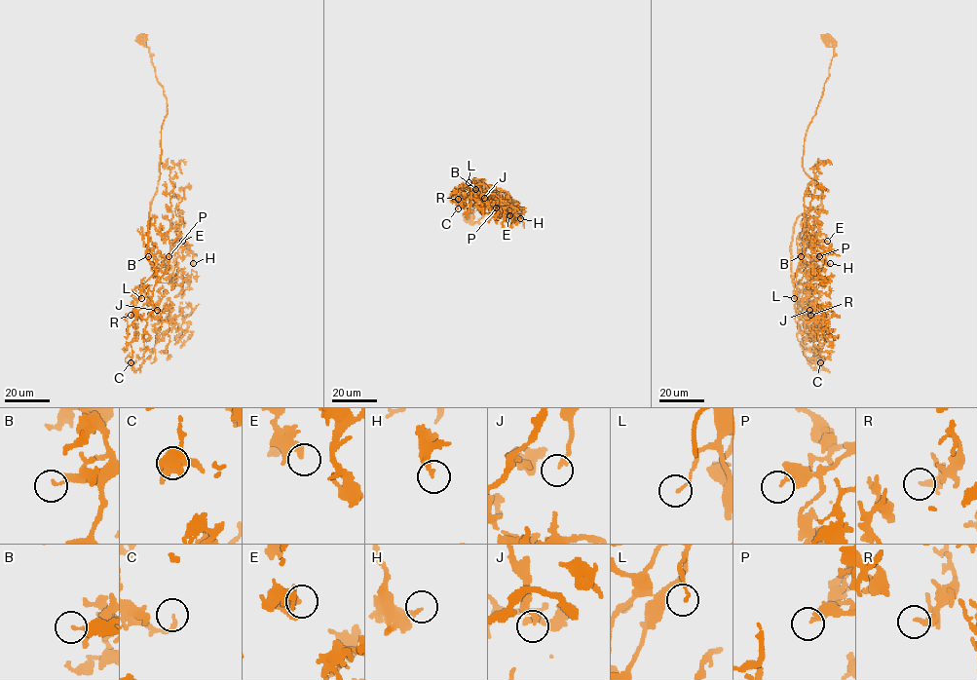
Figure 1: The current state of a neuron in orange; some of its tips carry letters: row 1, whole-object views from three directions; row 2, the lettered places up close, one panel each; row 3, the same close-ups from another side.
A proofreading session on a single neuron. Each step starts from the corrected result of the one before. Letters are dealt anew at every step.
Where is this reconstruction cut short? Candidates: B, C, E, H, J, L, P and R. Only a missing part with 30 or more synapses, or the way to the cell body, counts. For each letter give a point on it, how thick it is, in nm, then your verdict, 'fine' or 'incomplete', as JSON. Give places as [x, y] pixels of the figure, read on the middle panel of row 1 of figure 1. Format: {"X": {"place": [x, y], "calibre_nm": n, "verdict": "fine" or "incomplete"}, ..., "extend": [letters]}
{"B": {"place": [475, 189], "calibre_nm": 110, "verdict": "fine"}, "C": {"place": [458, 208], "calibre_nm": 190, "verdict": "fine"}, "E": {"place": [509, 215], "calibre_nm": 240, "verdict": "fine"}, "H": {"place": [520, 218], "calibre_nm": 280, "verdict": "fine"}, "J": {"place": [484, 198], "calibre_nm": 120, "verdict": "fine"}, "L": {"place": [469, 182], "calibre_nm": 100, "verdict": "fine"}, "P": {"place": [496, 207], "calibre_nm": 200, "verdict": "fine"}, "R": {"place": [458, 199], "calibre_nm": 320, "verdict": "fine"}, "extend": []}

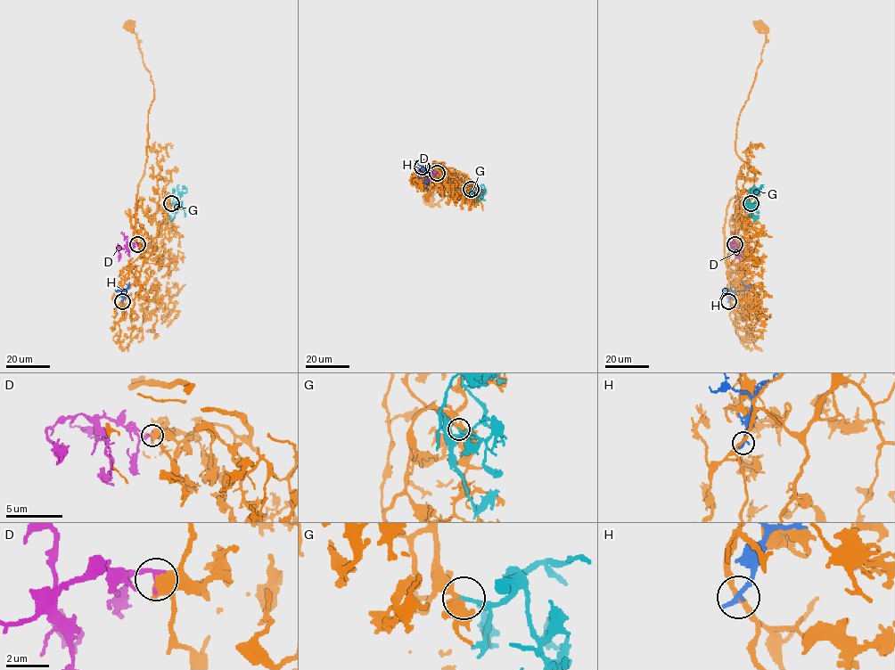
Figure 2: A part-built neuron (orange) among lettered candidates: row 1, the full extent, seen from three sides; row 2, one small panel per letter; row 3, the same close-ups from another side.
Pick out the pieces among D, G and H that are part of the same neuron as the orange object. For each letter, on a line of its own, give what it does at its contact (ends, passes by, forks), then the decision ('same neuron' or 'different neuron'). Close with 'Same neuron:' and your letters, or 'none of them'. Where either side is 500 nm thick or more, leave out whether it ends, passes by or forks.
D: same neuron
G: it ends there; same neuron
H: it ends there; different neuron
Same neuron: D, G

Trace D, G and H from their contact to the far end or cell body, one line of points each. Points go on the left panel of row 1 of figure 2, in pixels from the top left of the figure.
D: (137, 244), (129, 244), (124, 249), (118, 247), (119, 261)
G: (171, 203), (176, 204), (186, 190), (183, 187), (185, 186)
H: (122, 301), (127, 284)

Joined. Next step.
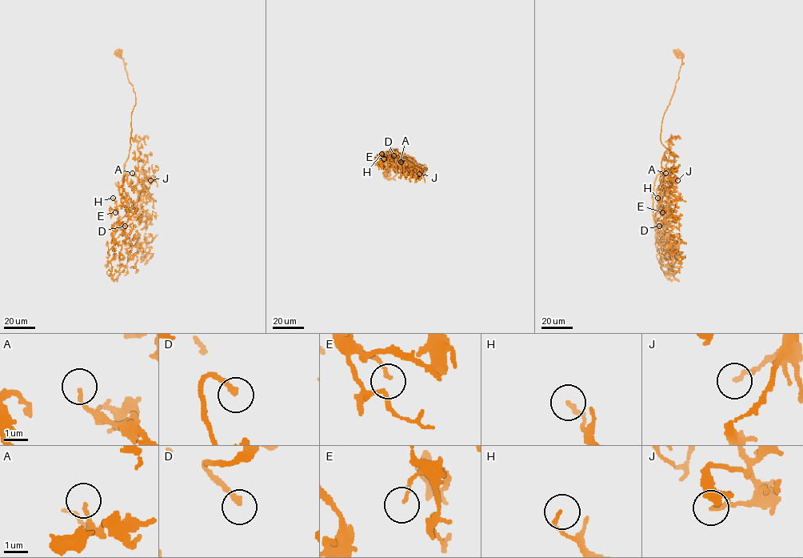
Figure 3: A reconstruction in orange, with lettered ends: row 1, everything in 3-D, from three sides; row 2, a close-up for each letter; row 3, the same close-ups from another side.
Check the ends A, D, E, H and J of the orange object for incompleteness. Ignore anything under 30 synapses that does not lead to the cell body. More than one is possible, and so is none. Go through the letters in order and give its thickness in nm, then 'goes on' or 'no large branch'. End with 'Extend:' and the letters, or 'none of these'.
A: 130 nm thick; goes on
D: 190 nm thick; goes on
E: 120 nm thick; no large branch
H: 150 nm thick; no large branch
J: 200 nm thick; no large branch
Extend: A, D

